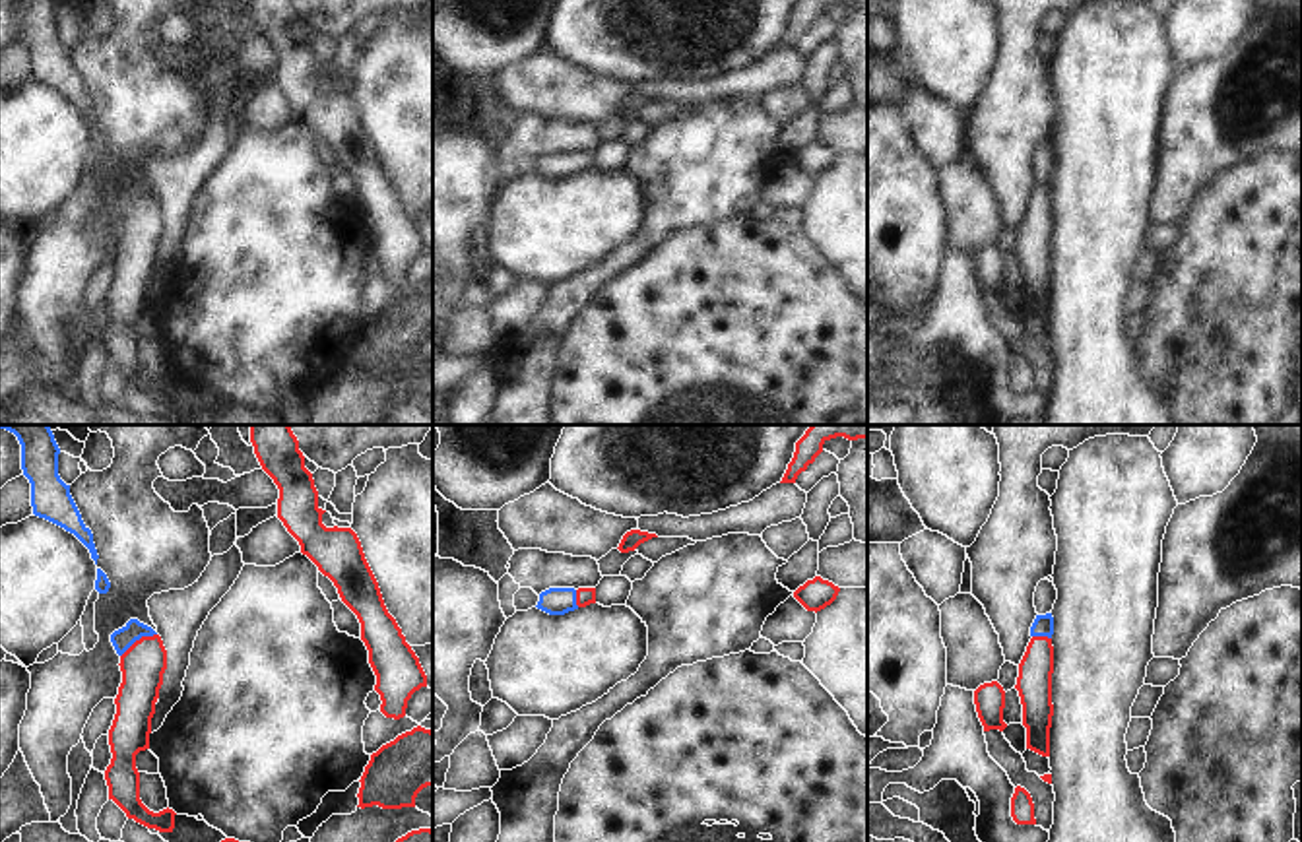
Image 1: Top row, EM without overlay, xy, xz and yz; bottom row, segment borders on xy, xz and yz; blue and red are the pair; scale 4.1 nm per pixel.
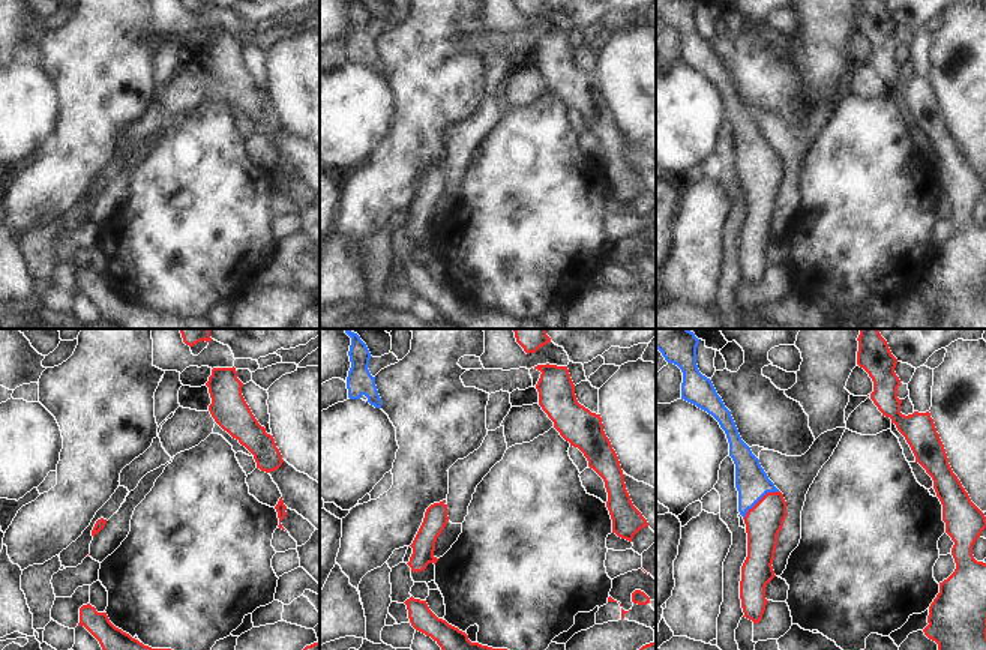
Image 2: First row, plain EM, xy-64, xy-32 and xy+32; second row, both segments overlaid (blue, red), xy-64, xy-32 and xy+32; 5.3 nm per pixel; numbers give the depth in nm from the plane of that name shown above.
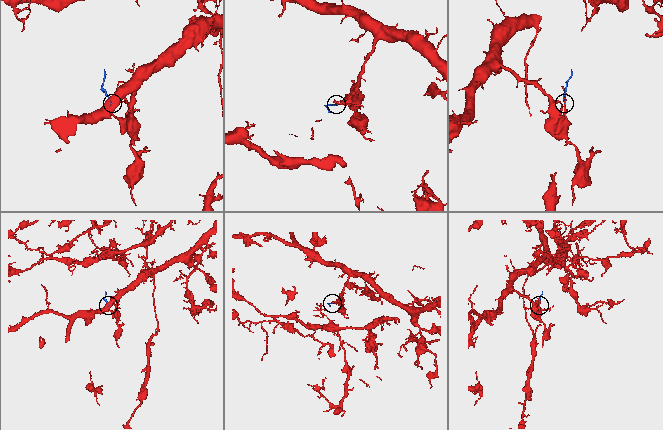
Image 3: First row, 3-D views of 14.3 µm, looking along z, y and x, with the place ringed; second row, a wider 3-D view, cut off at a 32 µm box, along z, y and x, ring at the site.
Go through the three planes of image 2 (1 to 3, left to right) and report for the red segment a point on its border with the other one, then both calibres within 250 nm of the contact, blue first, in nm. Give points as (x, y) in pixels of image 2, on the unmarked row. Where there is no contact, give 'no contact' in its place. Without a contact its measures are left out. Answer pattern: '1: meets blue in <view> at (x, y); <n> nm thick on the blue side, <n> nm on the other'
1: no contact
2: no contact
3: meets blue in xy+32 at (758, 164); 180 nm thick on the blue side, 200 nm on the other

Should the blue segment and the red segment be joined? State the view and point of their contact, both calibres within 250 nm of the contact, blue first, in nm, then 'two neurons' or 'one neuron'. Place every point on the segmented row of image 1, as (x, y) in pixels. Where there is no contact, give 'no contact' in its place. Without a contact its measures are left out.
meets blue in xy at (138, 639); 90 nm thick on the blue side, 180 nm on the other; one neuron

